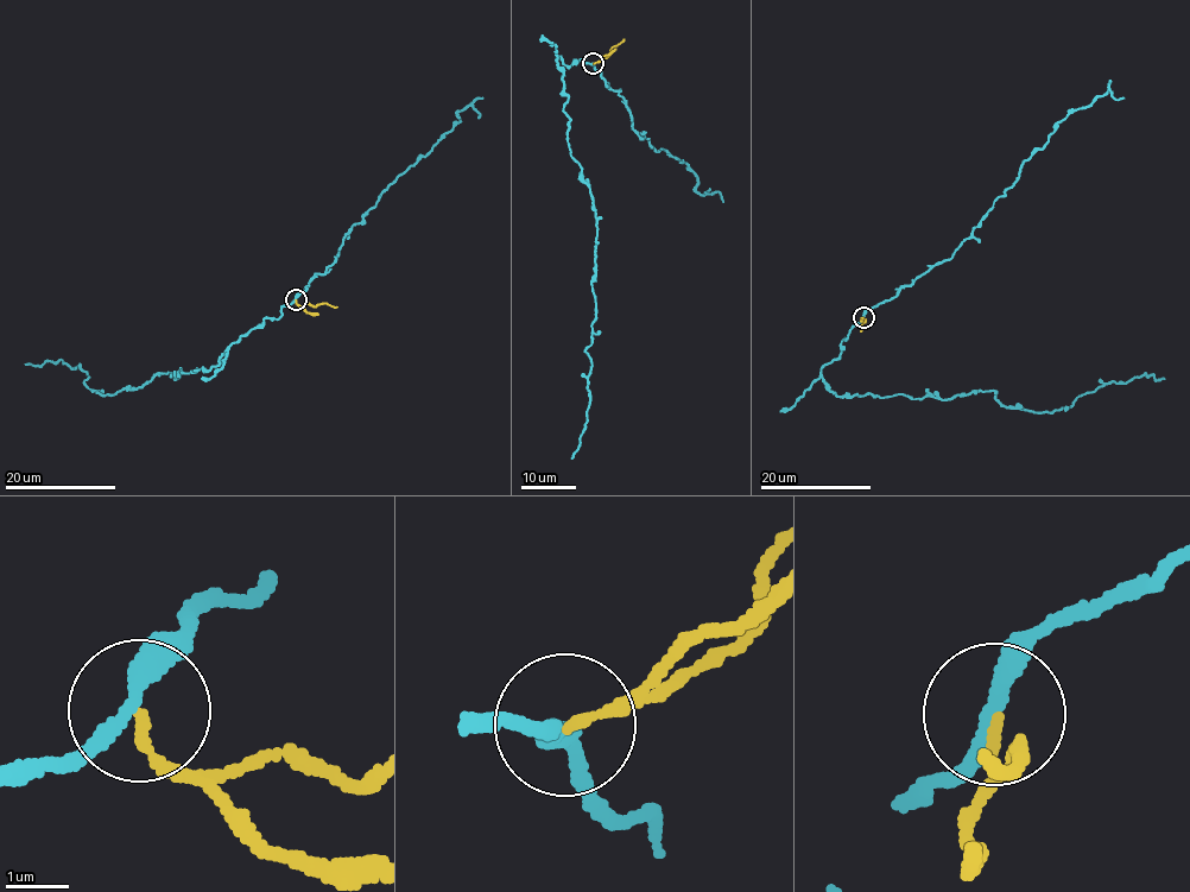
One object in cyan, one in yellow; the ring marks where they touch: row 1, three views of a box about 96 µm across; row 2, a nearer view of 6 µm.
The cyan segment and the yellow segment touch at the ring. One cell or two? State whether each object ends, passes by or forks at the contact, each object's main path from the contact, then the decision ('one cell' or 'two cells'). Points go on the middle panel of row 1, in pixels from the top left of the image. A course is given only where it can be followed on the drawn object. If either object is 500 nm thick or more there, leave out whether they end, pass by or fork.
cyan passes by; yellow ends there; cyan runs (593, 63), (586, 57), (568, 67), (558, 56), (571, 157), (590, 189), (596, 227), (589, 402), (571, 459); yellow runs (593, 63), (603, 61), (624, 39); two cells

